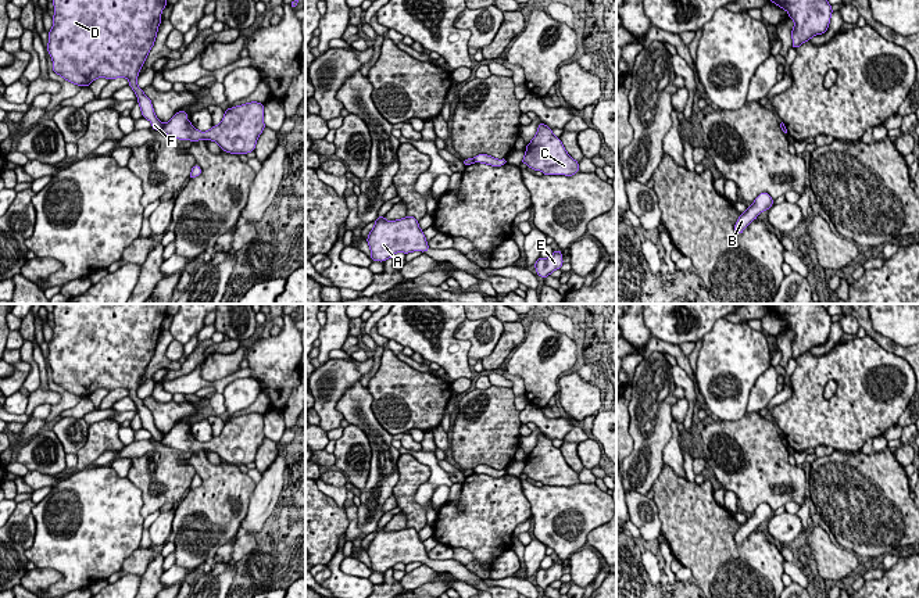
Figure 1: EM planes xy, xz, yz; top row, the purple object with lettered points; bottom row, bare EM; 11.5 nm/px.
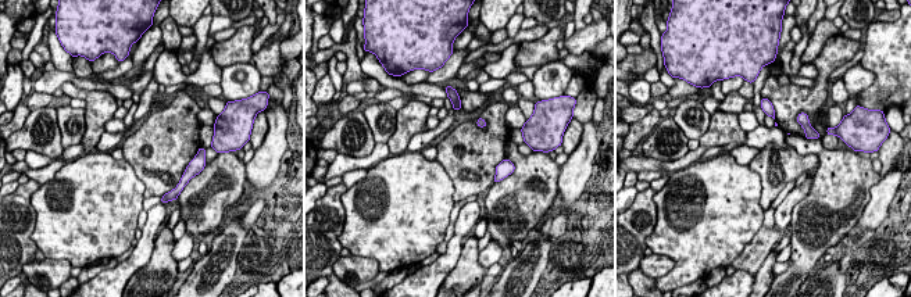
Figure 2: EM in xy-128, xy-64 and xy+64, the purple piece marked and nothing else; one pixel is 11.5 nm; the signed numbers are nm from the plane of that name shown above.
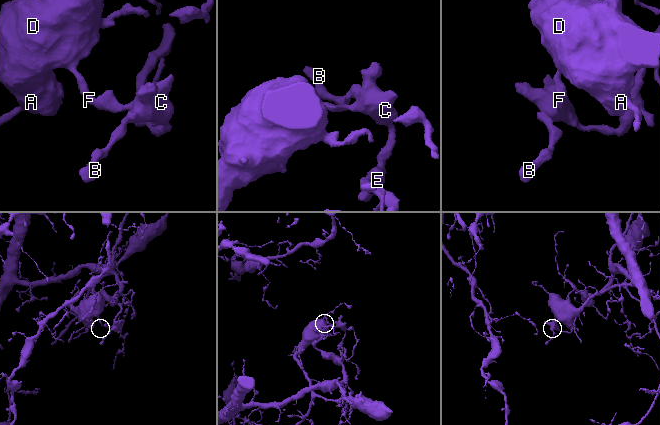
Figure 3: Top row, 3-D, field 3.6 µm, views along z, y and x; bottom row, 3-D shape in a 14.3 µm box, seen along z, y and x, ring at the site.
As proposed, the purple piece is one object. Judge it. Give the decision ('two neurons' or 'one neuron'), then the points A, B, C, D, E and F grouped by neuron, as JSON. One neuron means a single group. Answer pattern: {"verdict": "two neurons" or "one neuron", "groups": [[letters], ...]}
{"verdict": "two neurons", "groups": [["A", "D", "F"], ["B", "C", "E"]]}

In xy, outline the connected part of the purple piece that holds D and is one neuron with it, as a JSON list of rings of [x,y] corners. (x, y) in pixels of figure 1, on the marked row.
[[[53,0],[53,4],[53,28],[46,47],[53,60],[53,71],[85,87],[97,78],[126,78],[136,93],[143,118],[151,122],[153,129],[162,130],[164,123],[155,117],[151,100],[136,80],[154,46],[167,0]]]

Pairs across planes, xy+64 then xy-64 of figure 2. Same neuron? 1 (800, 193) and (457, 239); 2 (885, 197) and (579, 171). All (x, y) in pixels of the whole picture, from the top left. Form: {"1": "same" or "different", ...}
{"1": "same", "2": "same"}

